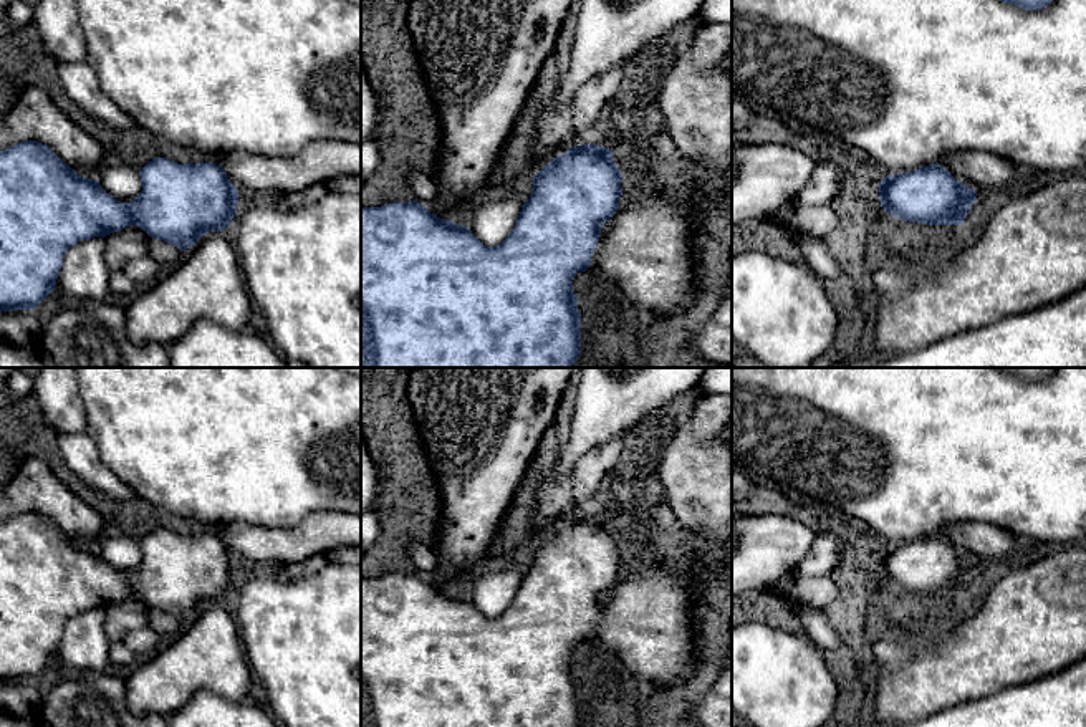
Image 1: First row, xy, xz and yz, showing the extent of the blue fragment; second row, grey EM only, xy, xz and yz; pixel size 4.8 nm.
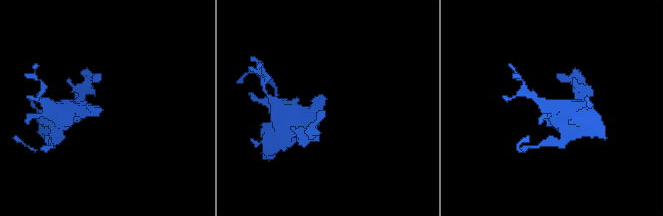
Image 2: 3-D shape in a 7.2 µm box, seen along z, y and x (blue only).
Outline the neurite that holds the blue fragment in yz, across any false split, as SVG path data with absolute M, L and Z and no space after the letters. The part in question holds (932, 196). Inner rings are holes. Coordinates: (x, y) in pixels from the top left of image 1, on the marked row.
M980 151L945 152L935 164L886 176L879 202L891 217L925 225L963 225L977 195L1018 181L1016 166Z

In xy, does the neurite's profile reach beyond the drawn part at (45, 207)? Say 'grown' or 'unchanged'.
grown

